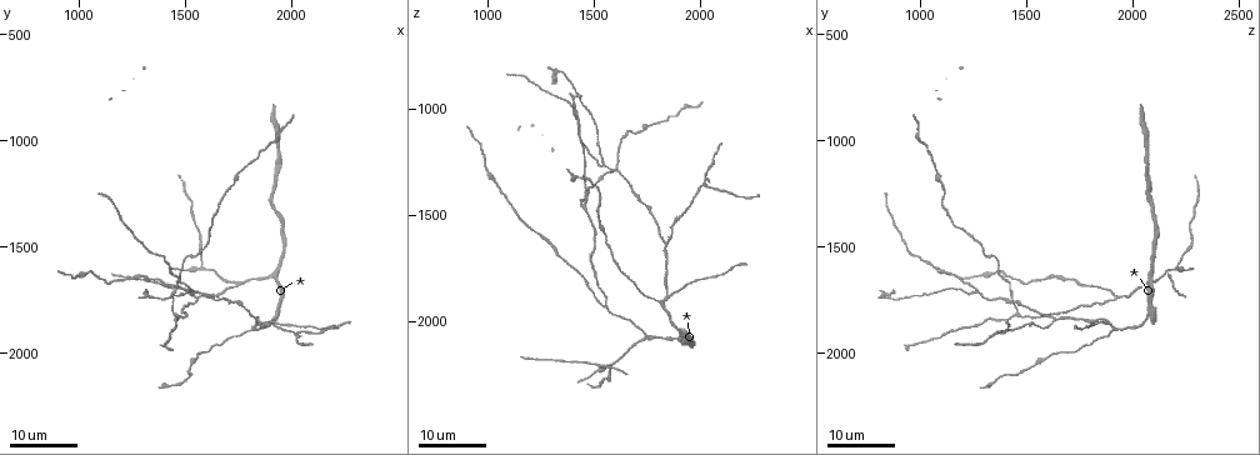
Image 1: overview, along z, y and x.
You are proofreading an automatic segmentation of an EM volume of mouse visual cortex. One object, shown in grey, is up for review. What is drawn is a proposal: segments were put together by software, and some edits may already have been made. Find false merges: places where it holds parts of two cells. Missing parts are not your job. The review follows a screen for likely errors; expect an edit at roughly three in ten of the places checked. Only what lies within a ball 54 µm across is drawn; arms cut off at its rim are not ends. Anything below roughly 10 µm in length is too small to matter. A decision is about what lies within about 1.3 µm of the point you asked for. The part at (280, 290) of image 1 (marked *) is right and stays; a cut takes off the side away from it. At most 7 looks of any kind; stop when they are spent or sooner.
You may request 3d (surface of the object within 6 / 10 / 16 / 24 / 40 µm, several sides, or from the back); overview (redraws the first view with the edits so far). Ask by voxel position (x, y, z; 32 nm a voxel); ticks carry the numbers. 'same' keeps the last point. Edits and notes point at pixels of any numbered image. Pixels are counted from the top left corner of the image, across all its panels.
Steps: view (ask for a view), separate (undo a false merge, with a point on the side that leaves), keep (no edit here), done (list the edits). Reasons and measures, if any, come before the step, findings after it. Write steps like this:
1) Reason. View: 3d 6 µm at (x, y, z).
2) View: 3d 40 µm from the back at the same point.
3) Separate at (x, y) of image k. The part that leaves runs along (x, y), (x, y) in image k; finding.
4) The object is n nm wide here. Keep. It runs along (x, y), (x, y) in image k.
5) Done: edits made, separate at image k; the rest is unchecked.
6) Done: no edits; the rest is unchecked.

Three arms meet. View: 3d 24 µm at (1440, 1810, 1450).

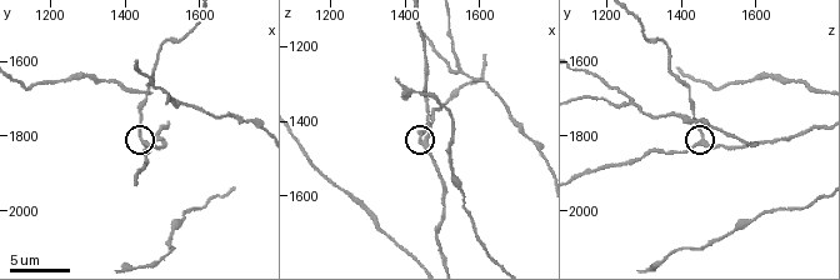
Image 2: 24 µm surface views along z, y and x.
View: 3d 10 µm at (1450, 1810, 1450).

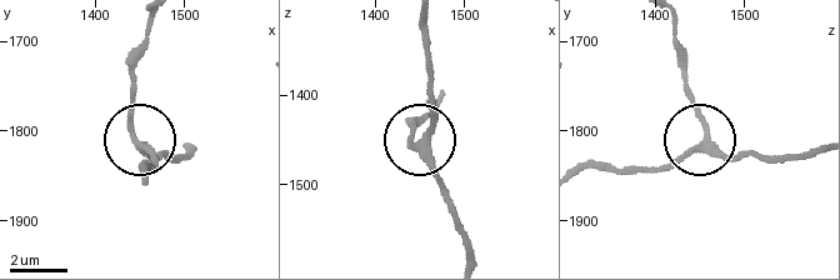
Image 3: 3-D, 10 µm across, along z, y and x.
The object is 240 nm wide here. Keep. It runs along (813, 150), (726, 158), (690, 148), (643, 169) in image 3; continuous, no second cell.

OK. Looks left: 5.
Sudden change in width. View: 3d 16 µm at (1530, 2050, 1540).

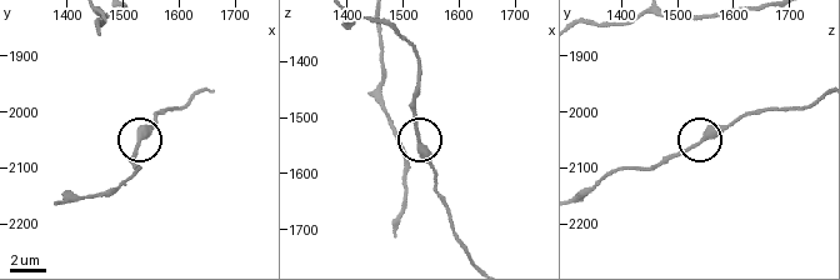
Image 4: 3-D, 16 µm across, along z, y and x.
Keep. All the same cell.

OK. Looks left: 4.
Arms part here. View: 3d 16 µm at (1550, 1740, 1930).

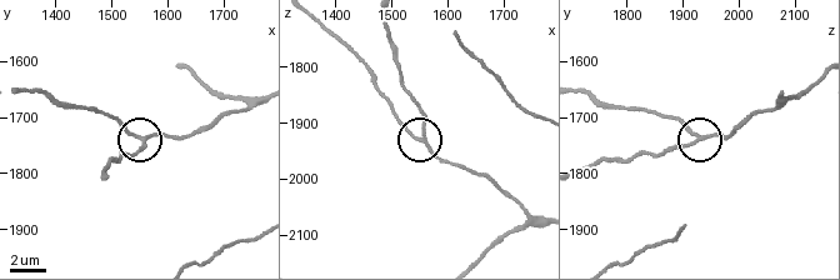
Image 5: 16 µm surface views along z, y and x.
Closer look. View: 3d 6 µm at (1555, 1735, 1925).

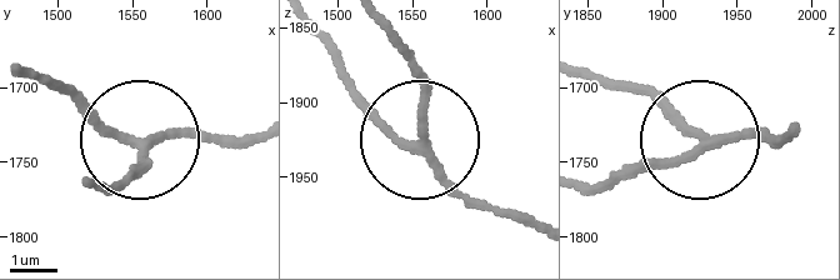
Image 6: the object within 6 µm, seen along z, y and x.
The side arm is 38 µm long. Keep. It runs along (529, 224), (480, 204), (341, 76) in image 6; one cell here.

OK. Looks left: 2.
A fork. View: 3d 16 µm at (1740, 1680, 2070).

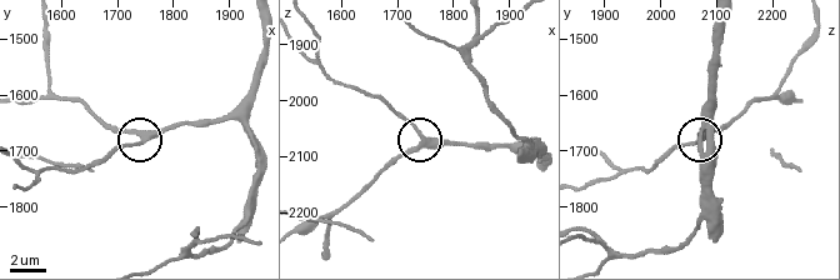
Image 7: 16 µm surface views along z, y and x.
View: 3d 6 µm at (1745, 1675, 2070).

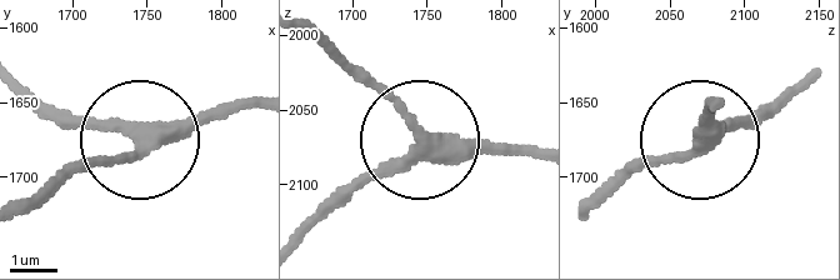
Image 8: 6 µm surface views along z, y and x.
The object is 310 nm wide here. Keep. It runs along (251, 96), (144, 140), (73, 128), (29, 100) in image 8; one cell here.

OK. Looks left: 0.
Done: no edits; the rest is unchecked.

